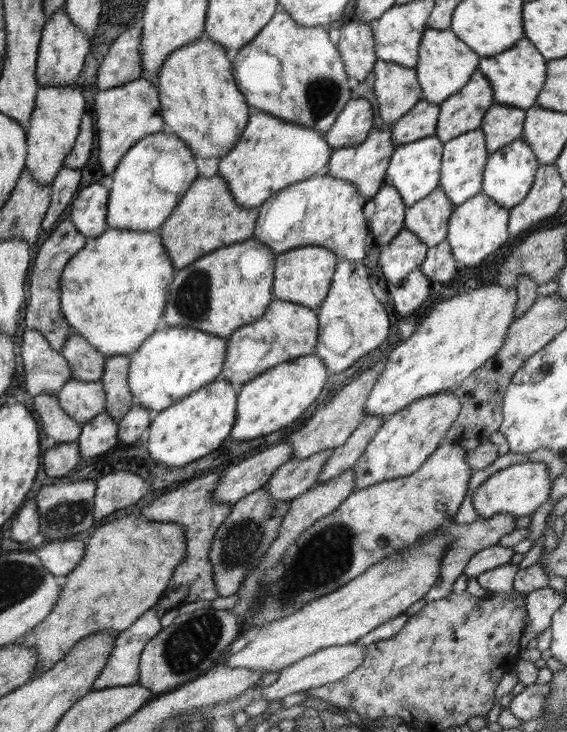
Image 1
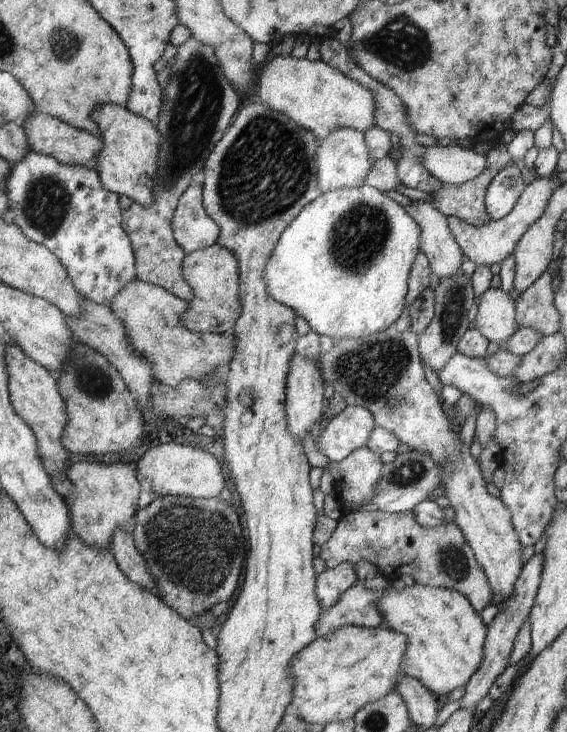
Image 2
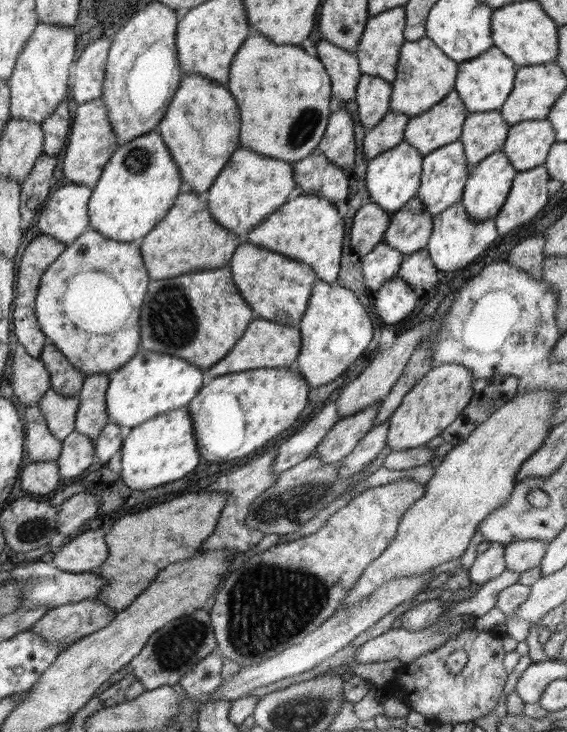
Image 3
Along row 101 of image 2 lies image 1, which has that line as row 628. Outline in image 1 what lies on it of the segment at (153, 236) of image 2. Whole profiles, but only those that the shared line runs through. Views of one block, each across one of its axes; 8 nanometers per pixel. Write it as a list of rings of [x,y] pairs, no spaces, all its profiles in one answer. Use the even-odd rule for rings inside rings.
[[[200,608],[192,614],[179,615],[146,643],[139,660],[137,683],[149,688],[155,697],[196,680],[210,668],[226,662],[226,650],[241,632],[240,627],[239,620],[227,610]]]

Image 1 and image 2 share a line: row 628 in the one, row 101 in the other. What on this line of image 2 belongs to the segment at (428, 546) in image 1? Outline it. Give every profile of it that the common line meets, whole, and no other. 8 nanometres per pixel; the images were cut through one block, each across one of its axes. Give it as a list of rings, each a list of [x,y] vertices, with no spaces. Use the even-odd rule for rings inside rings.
[[[270,55],[259,70],[253,91],[258,102],[283,114],[296,126],[314,133],[317,139],[323,139],[337,128],[354,129],[364,134],[376,126],[372,92],[320,59],[310,61],[307,57]]]

